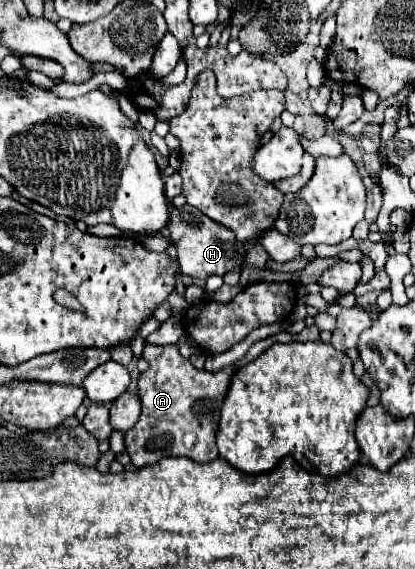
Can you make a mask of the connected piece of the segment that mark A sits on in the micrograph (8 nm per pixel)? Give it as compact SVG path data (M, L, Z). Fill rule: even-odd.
M145 343L143 359L149 361L149 369L139 375L139 399L141 417L129 433L125 433L125 451L131 463L139 469L153 465L163 457L189 457L197 463L209 463L219 457L215 445L217 419L221 413L223 399L227 395L235 365L227 365L217 373L195 369L189 359L183 359L177 345L151 345ZM195 433L197 441L191 449L185 449L183 435Z

